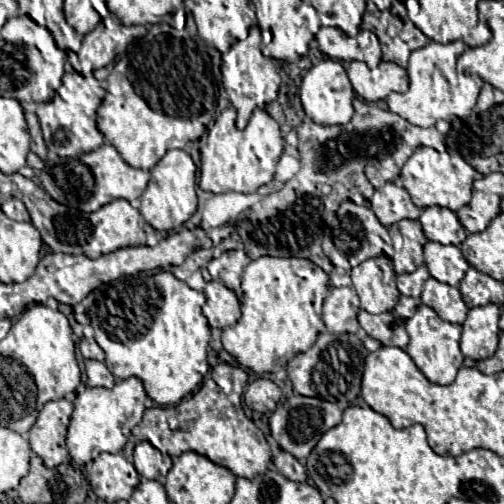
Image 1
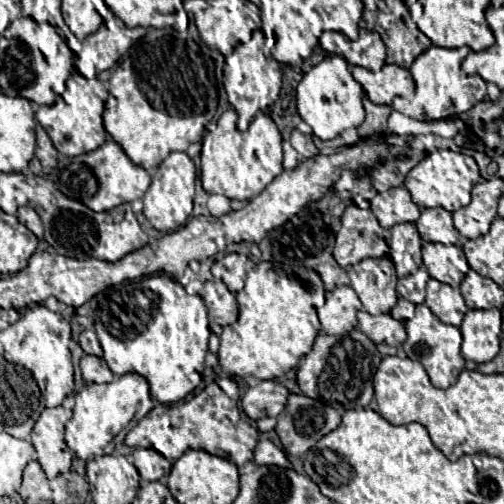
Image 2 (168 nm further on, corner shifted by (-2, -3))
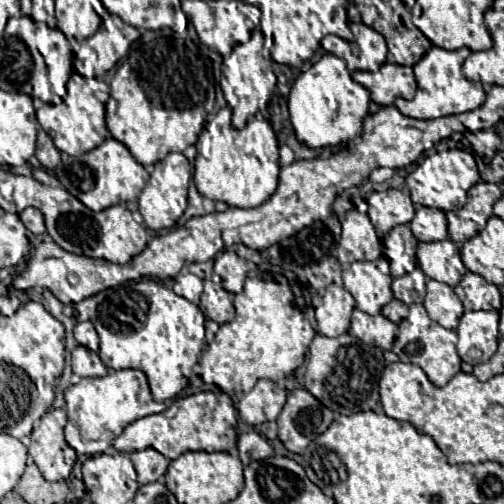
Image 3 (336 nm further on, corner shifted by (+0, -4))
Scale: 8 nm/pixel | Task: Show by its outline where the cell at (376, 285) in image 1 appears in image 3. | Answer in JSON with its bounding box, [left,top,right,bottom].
[342,258,392,314]

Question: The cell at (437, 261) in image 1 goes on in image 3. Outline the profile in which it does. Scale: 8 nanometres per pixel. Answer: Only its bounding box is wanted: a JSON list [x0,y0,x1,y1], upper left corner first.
[416,238,466,286]

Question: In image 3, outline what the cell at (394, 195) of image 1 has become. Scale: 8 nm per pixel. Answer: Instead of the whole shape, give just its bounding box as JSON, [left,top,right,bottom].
[368,190,414,234]

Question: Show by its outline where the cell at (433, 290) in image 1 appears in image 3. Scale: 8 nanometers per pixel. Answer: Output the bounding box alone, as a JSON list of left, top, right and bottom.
[424,278,464,328]

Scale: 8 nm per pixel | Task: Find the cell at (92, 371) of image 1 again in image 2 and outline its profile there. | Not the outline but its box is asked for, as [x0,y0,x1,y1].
[80,355,114,383]

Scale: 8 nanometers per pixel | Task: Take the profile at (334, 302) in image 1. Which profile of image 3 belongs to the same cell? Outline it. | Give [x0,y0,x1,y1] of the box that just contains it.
[316,284,354,336]

